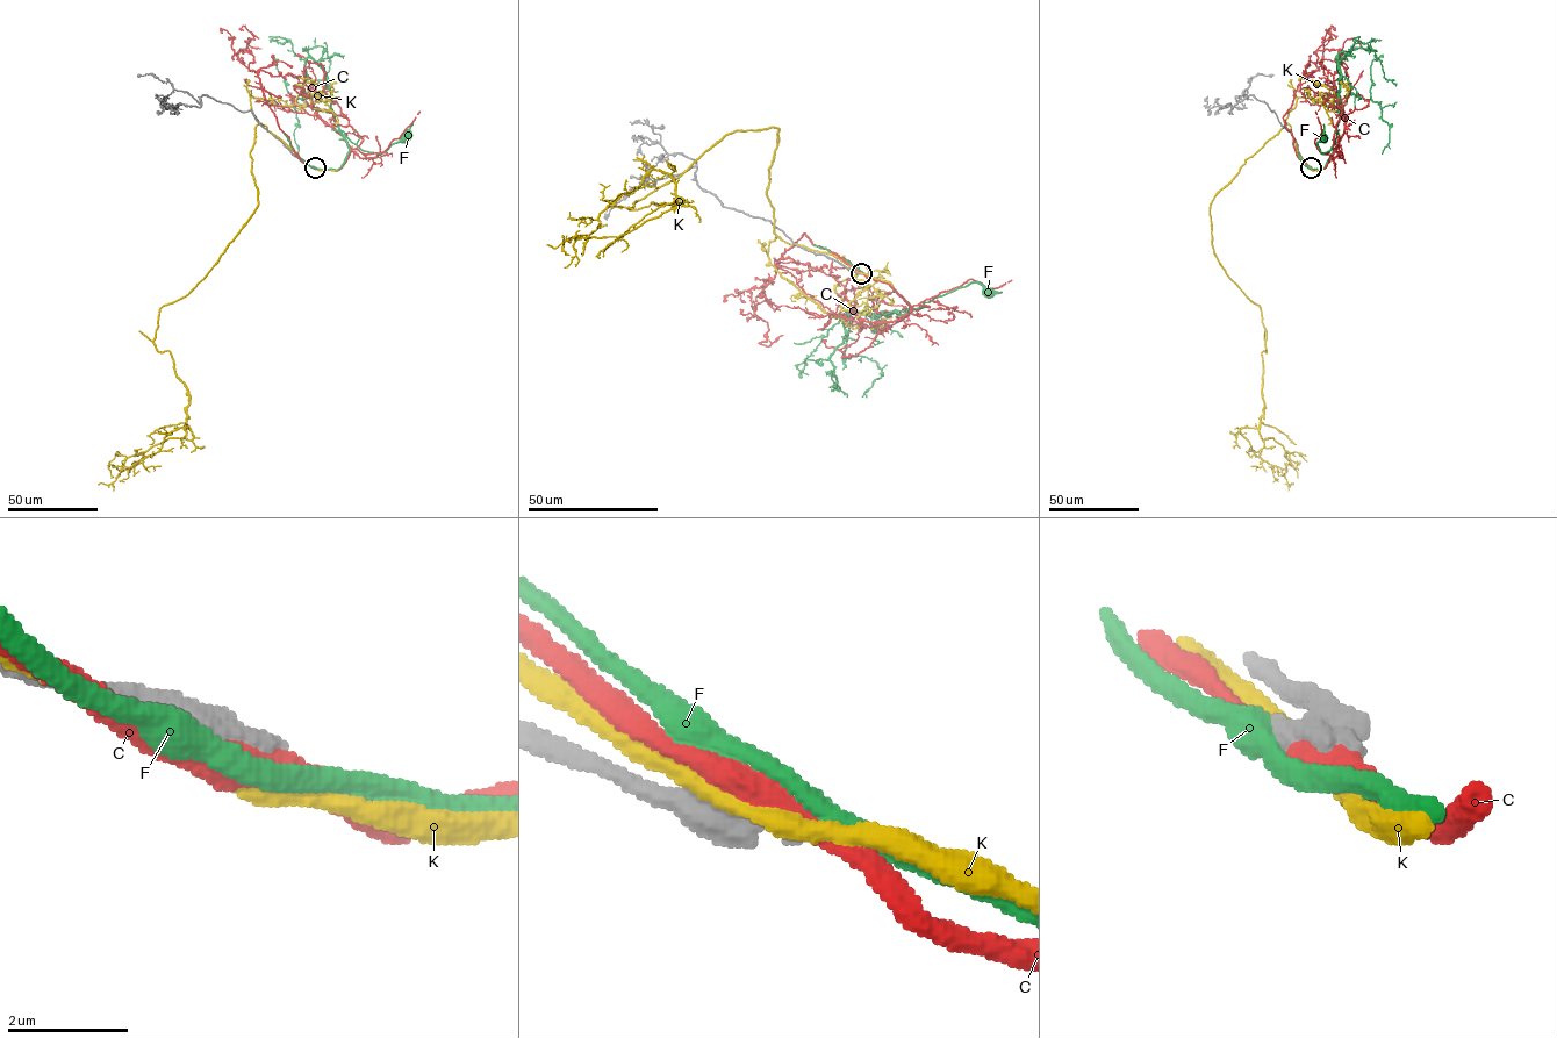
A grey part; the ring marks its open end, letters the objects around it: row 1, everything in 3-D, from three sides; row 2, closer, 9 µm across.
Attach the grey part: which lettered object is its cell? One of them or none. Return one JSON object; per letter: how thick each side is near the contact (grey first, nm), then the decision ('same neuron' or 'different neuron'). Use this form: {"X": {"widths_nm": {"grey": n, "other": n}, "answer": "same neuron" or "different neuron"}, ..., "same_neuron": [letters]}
{"C": {"widths_nm": {"grey": 800, "other": 550}, "answer": "different neuron"}, "F": {"widths_nm": {"grey": 440, "other": 460}, "answer": "different neuron"}, "K": {"widths_nm": {"grey": 600, "other": 320}, "answer": "different neuron"}, "same_neuron": []}

